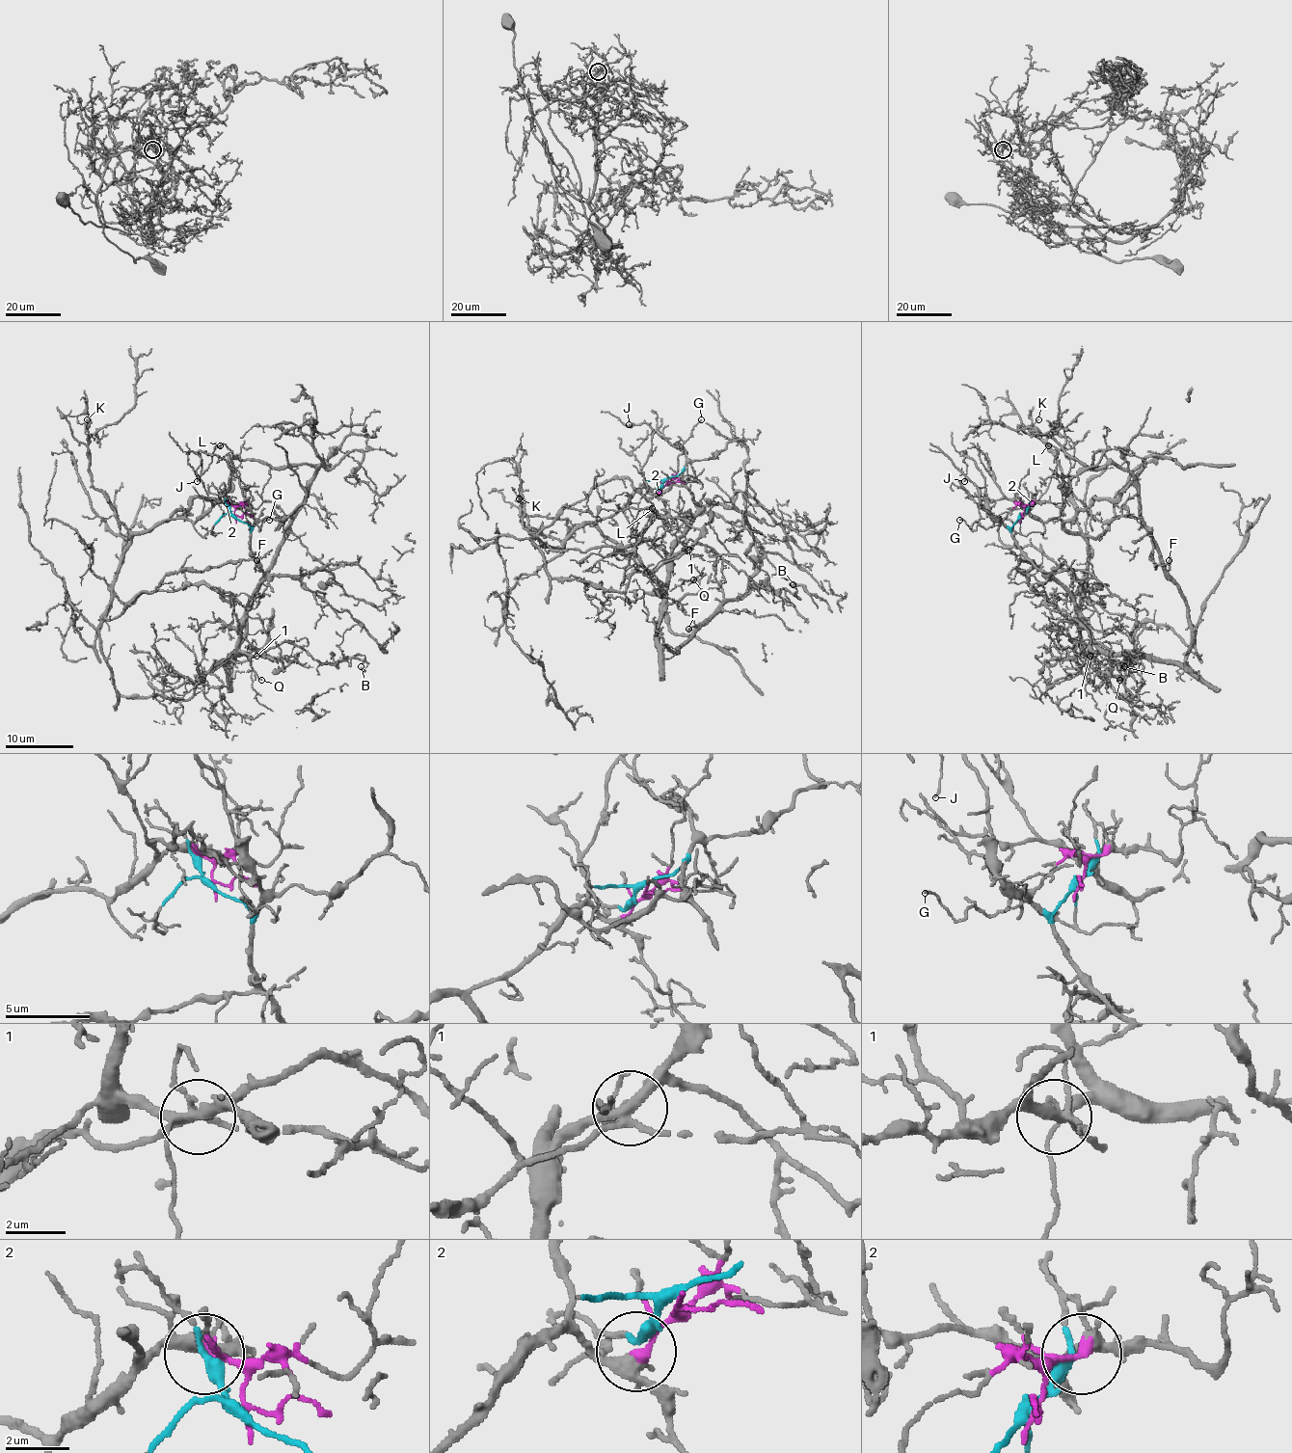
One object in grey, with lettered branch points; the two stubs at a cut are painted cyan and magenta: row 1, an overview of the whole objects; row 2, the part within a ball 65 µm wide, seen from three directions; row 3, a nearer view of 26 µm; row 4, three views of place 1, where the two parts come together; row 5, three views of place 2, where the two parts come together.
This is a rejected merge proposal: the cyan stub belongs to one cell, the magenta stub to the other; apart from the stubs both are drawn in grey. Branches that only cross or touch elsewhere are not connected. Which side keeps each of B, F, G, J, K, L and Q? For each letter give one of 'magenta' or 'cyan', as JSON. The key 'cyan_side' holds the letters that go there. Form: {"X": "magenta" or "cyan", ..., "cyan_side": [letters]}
{"B": "cyan", "F": "cyan", "G": "magenta", "J": "cyan", "K": "magenta", "L": "magenta", "Q": "cyan", "cyan_side": ["B", "F", "J", "Q"]}

